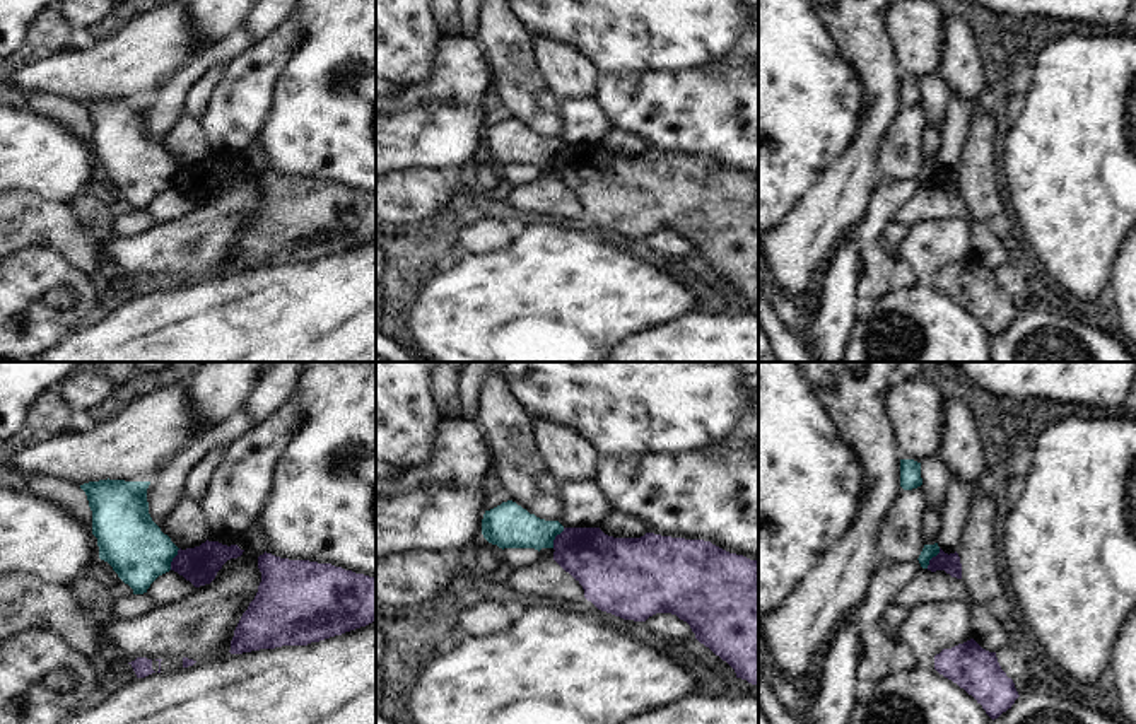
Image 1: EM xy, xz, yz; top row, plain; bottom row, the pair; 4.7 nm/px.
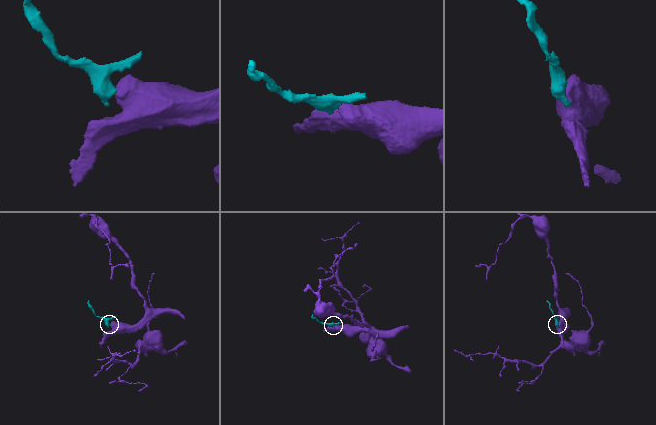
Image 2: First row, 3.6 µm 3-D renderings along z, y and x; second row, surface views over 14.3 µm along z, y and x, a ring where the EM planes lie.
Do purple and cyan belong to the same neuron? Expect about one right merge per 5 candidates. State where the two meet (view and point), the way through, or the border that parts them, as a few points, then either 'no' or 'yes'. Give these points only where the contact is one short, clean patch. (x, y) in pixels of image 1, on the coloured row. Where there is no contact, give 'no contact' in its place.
xy (173, 559) | along xy (180, 548), (169, 569) | no

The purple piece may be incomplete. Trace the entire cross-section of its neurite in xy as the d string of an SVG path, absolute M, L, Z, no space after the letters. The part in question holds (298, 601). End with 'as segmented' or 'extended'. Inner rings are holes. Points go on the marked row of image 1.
M272 553L258 557L261 582L255 599L243 613L231 654L282 645L307 645L376 622L376 579L309 560L289 560Z | as segmented

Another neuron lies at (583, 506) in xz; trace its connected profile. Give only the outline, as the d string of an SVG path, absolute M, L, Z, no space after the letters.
M594 480L560 483L564 528L600 528L612 511Z

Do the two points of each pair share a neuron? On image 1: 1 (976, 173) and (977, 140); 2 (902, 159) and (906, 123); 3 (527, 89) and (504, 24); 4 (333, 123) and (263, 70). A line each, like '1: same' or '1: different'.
1: same
2: same
3: same
4: different

